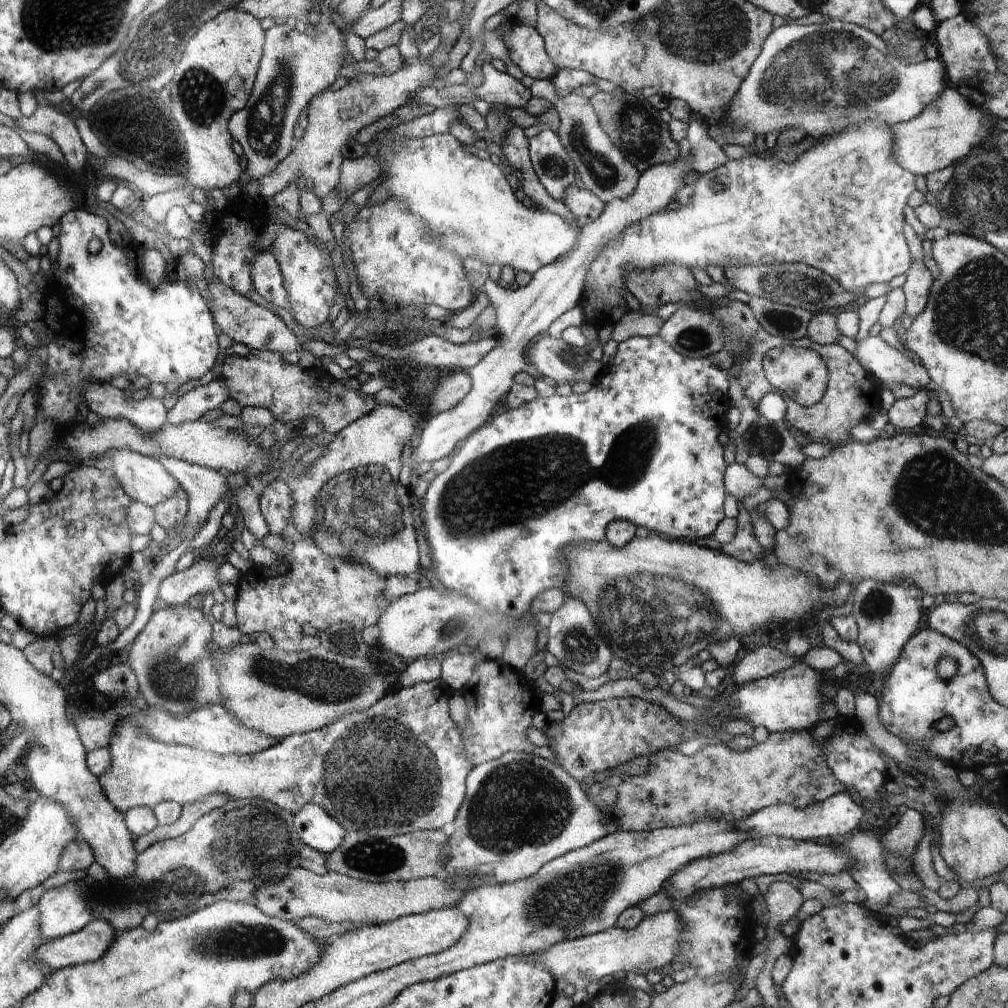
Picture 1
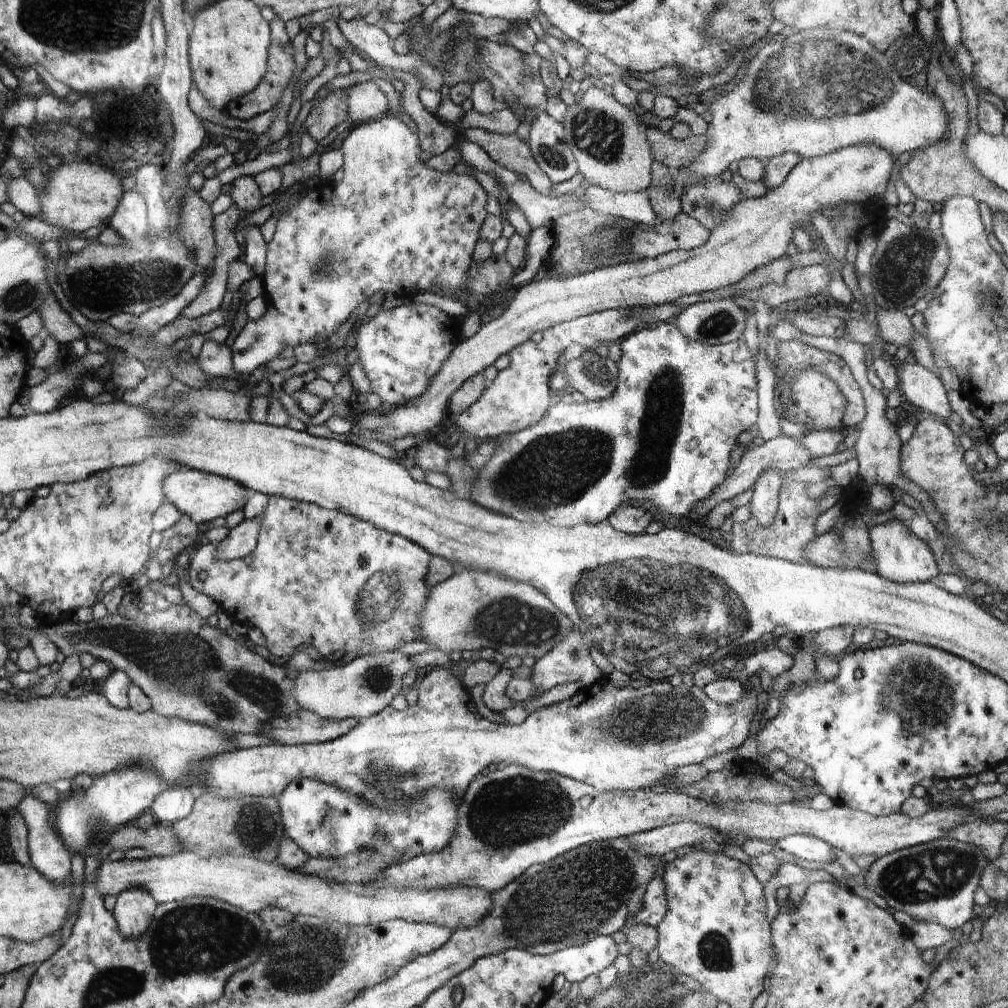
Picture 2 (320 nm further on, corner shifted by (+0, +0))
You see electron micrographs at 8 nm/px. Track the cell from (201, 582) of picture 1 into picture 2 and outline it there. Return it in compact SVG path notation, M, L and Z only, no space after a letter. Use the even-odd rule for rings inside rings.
M259 517L244 519L234 529L230 529L227 538L217 543L218 559L237 559L250 554L257 545L261 528Z

